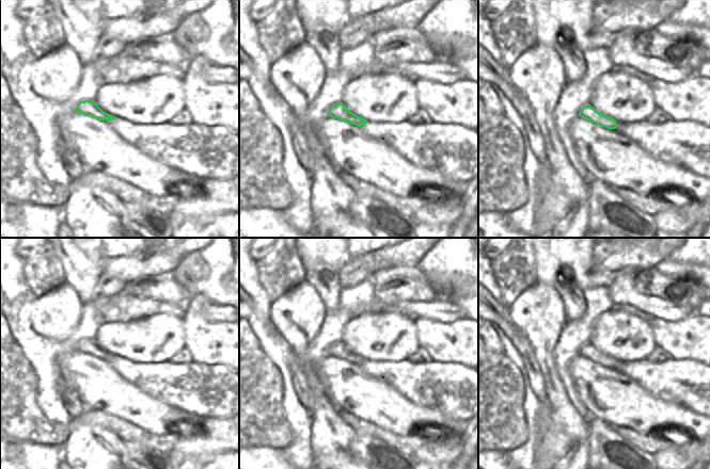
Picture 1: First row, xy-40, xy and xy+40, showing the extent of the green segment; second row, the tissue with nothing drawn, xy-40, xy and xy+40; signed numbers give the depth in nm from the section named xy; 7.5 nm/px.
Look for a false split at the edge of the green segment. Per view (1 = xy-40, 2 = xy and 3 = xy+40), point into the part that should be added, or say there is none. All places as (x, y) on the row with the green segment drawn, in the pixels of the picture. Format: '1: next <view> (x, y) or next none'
1: next none
2: next none
3: next none

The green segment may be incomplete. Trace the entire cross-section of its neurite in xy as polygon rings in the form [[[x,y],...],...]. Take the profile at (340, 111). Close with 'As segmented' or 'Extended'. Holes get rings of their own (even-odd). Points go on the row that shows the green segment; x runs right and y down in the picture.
[[[342,101],[334,103],[329,109],[329,116],[332,118],[349,122],[351,125],[356,125],[358,127],[368,123],[366,119],[353,114]]]. As segmented

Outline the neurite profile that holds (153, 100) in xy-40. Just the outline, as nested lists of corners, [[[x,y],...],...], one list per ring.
[[[153,76],[125,84],[100,86],[94,102],[106,113],[138,125],[159,125],[171,119],[184,110],[183,79],[174,76]]]

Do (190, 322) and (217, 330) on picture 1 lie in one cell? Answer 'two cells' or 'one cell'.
one cell

